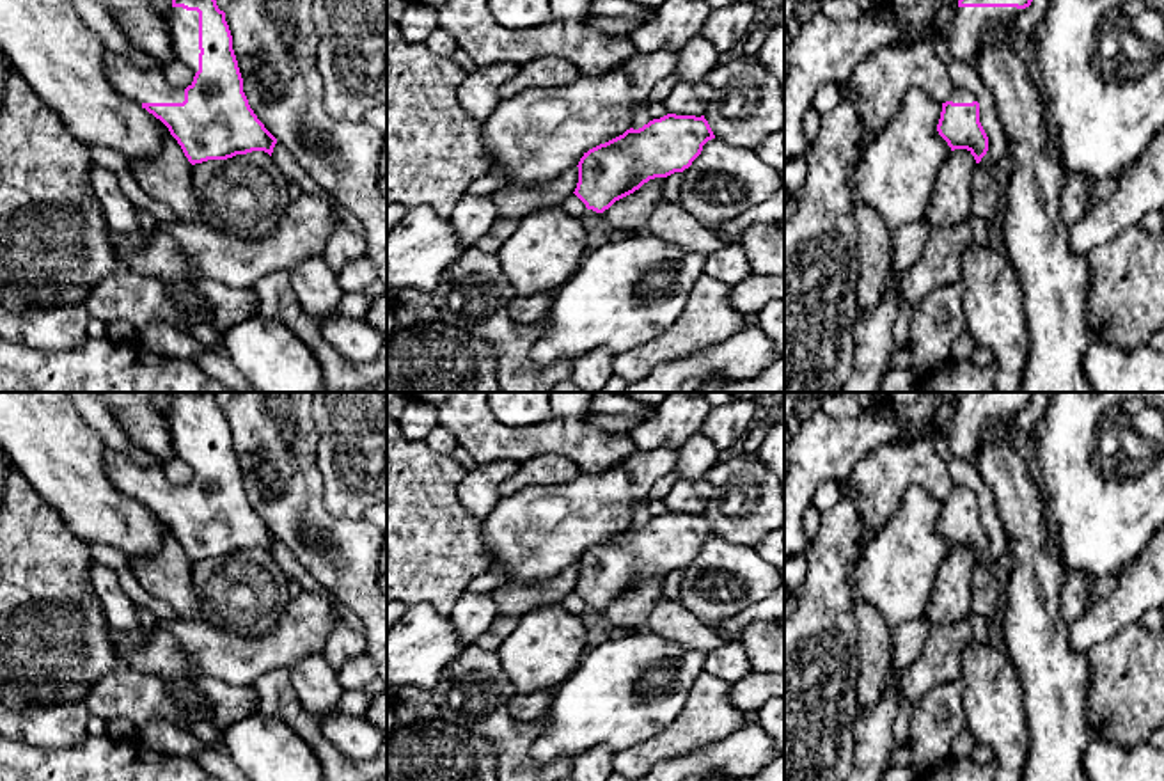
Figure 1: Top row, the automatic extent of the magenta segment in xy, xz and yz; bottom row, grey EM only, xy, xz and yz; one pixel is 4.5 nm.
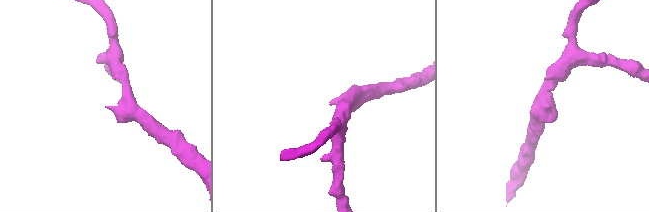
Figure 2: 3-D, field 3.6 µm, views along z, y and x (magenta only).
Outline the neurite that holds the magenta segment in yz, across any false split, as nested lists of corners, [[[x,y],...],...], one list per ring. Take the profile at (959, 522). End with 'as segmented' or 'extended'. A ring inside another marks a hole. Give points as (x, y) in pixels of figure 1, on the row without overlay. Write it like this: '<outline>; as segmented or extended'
[[[956,485],[949,497],[942,501],[937,529],[951,548],[967,547],[976,561],[988,548],[988,534],[979,520],[979,501],[967,486]]]; extended

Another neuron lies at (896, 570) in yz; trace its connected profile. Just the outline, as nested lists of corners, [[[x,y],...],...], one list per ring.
[[[912,485],[898,509],[869,538],[852,572],[852,596],[873,605],[889,628],[919,619],[930,600],[937,573],[951,545],[939,532],[942,501],[935,501],[923,486]]]

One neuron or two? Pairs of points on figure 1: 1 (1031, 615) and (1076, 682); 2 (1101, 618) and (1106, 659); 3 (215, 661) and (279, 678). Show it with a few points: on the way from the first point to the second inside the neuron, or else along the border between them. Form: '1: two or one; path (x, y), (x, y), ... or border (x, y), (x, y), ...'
1: one; path (1035, 631), (1037, 643), (1060, 666)
2: two; border (1138, 620), (1124, 625), (1086, 652)
3: two; border (288, 664), (265, 671), (252, 686)

